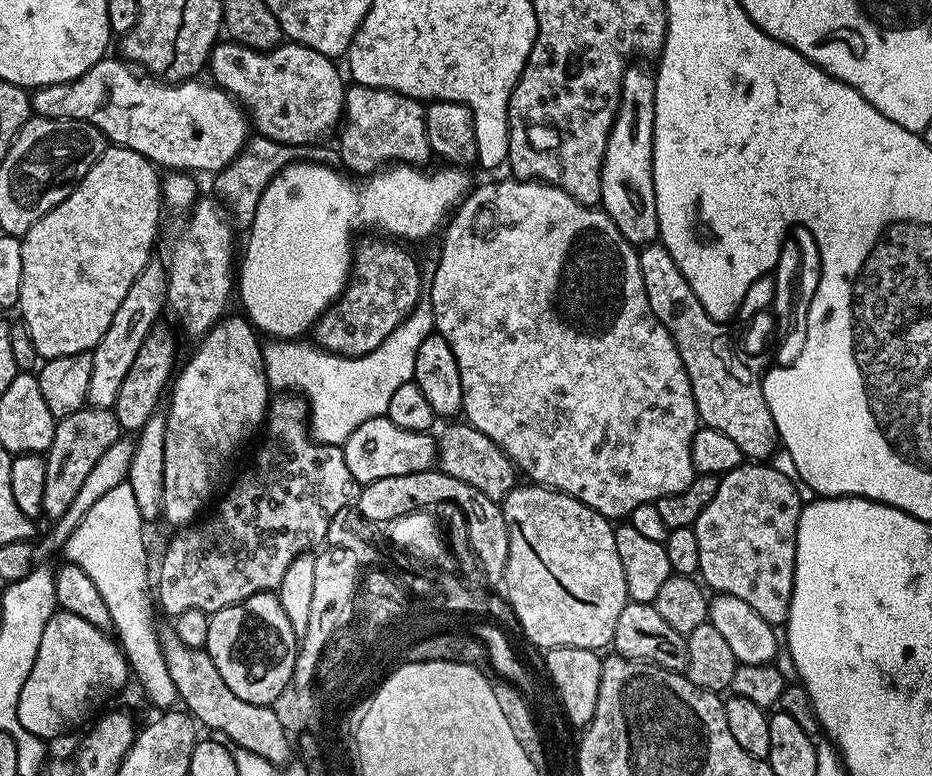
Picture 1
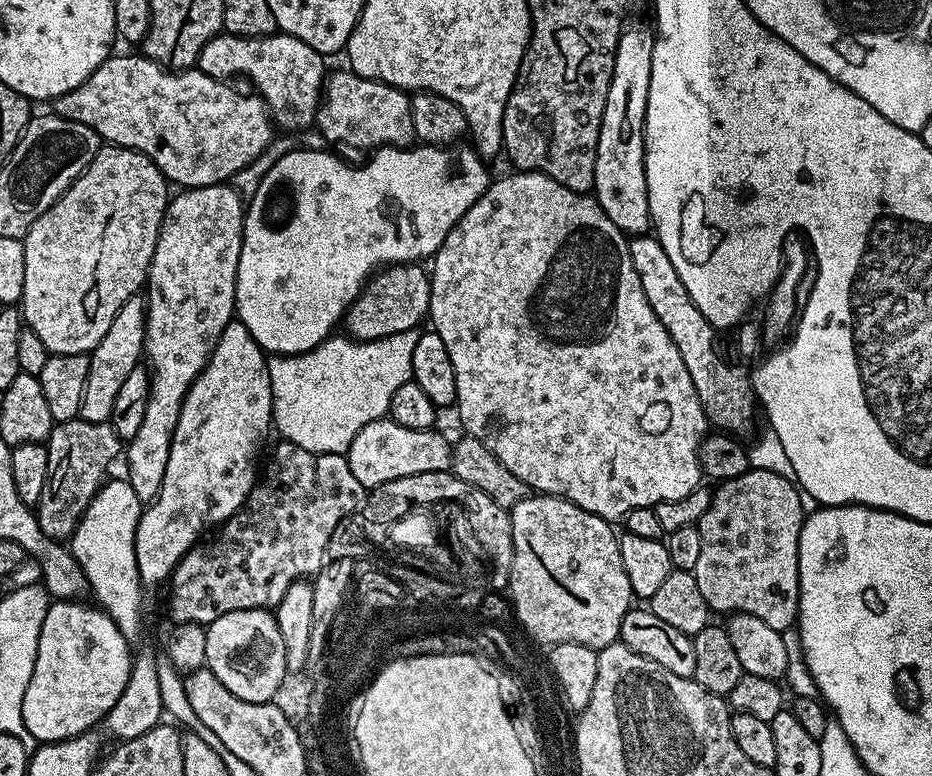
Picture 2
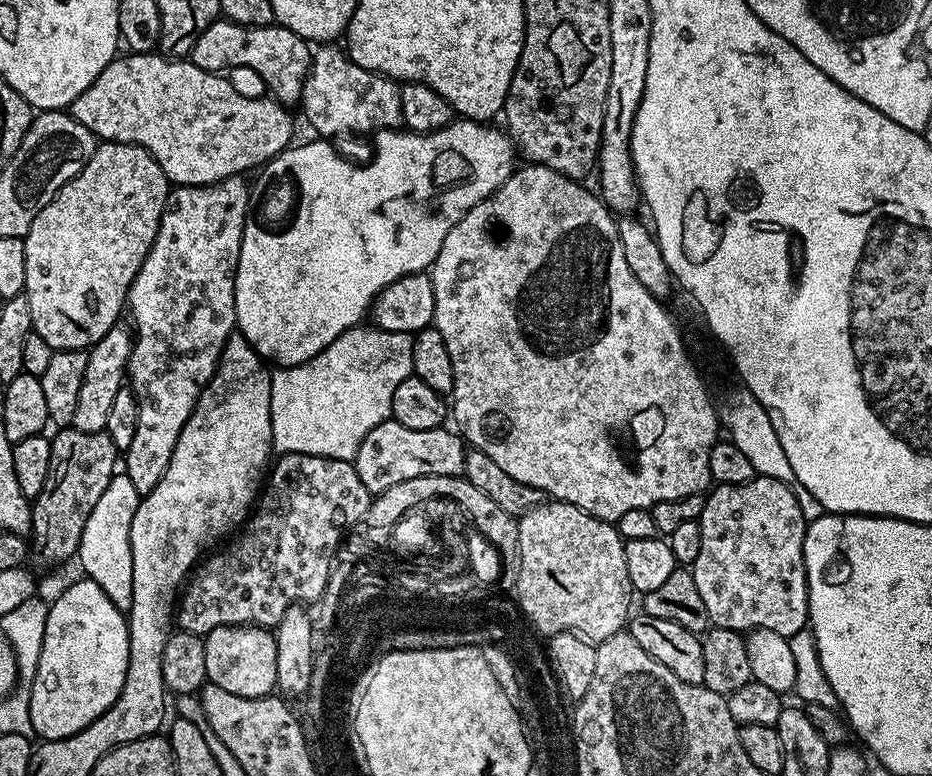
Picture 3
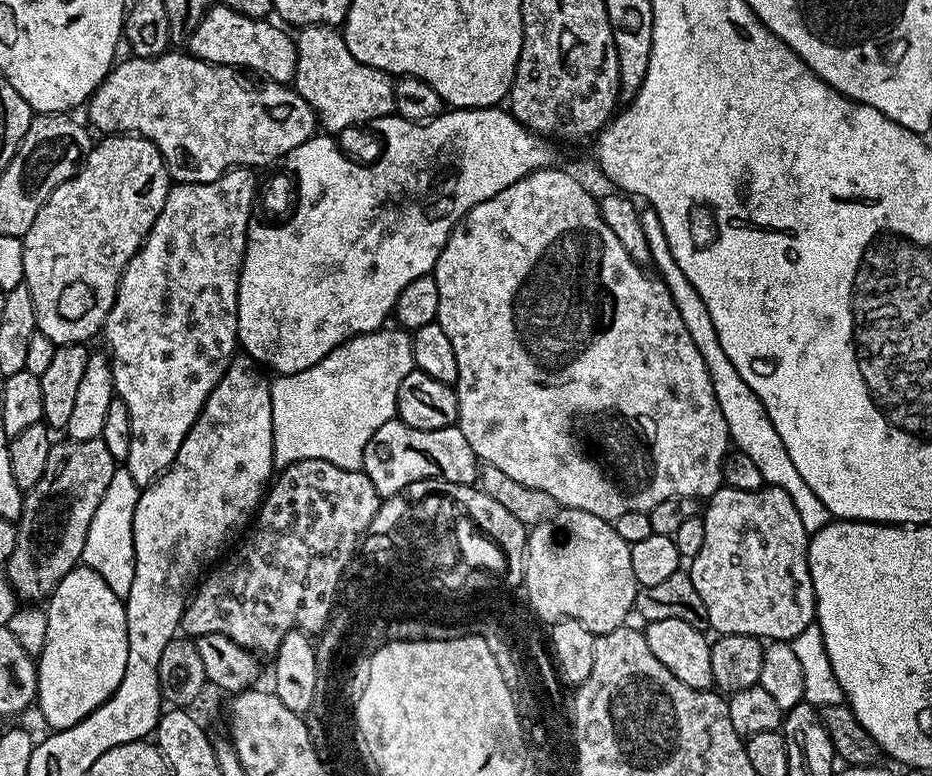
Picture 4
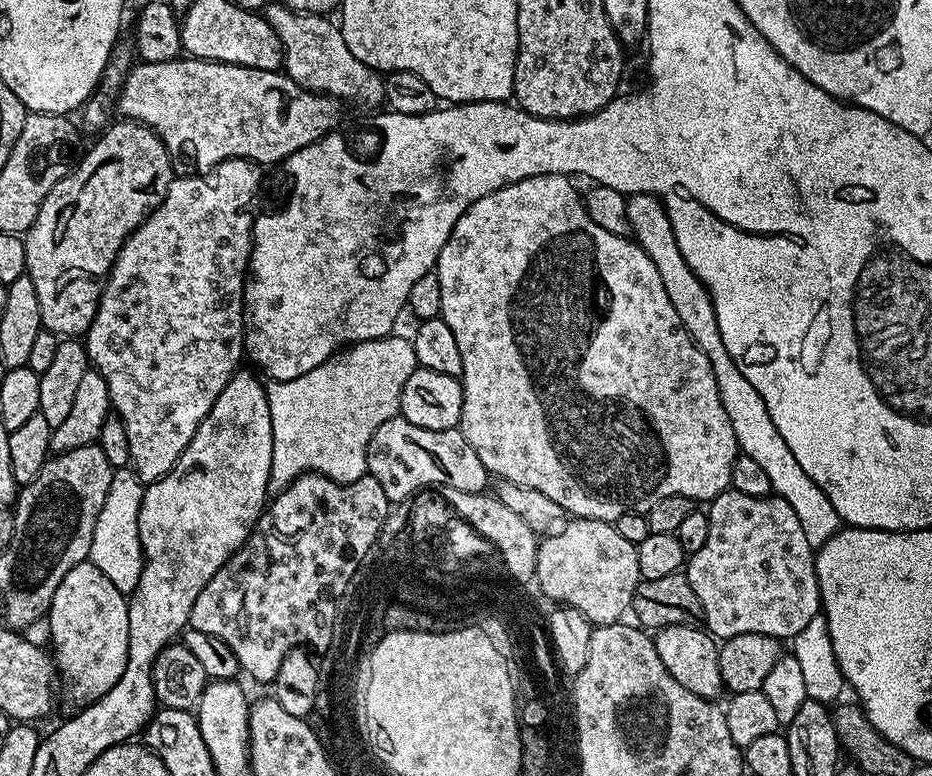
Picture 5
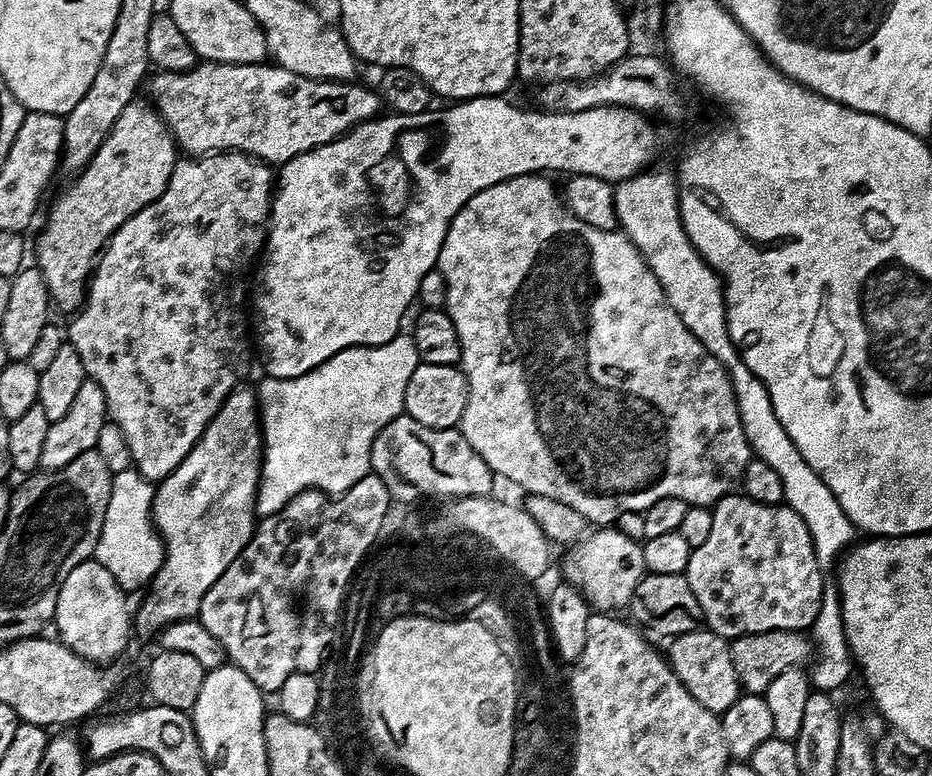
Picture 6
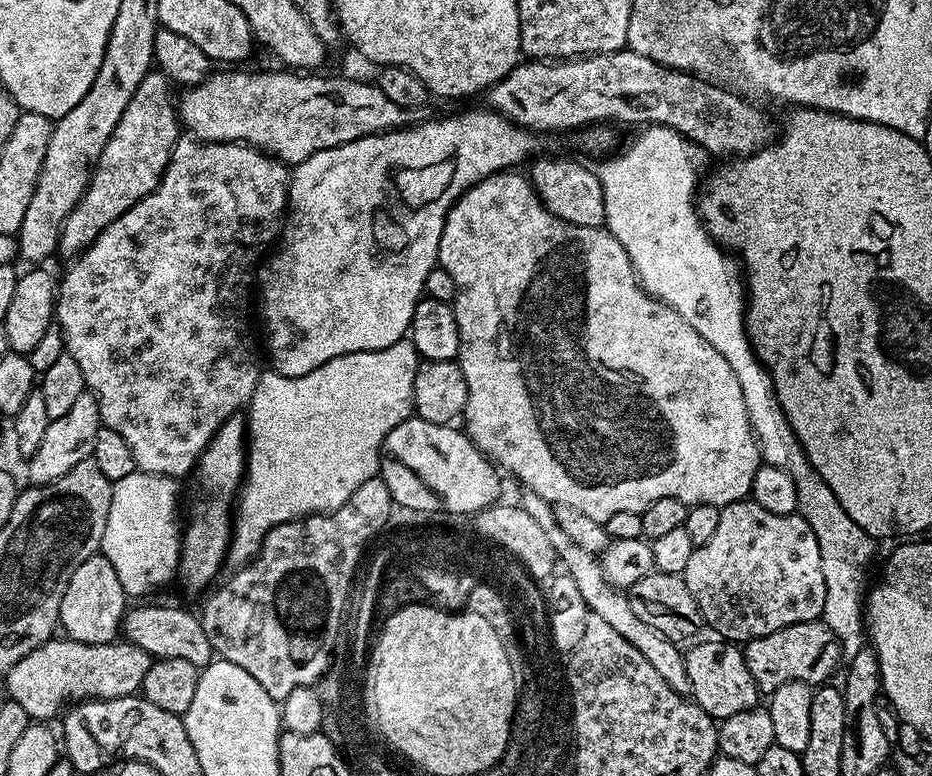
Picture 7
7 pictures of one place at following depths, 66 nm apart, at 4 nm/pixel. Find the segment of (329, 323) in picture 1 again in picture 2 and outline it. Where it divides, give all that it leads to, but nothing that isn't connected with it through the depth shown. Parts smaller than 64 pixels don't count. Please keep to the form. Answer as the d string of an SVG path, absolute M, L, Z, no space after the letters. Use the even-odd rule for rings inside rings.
M419 263L390 264L375 273L360 290L360 297L348 307L347 335L353 340L377 340L390 334L411 332L421 327L420 319L428 316L432 281Z

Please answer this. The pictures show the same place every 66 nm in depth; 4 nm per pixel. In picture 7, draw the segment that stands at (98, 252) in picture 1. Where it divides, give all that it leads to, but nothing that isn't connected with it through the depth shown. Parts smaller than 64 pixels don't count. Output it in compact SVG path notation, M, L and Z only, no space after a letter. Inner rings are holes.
M151 70L142 78L121 120L114 126L113 136L102 150L88 188L61 226L59 251L65 252L68 258L89 248L98 234L106 230L110 222L114 222L114 218L126 214L130 206L146 198L146 194L150 194L160 184L172 160L176 141L182 135L178 104L172 91L172 81L159 70Z

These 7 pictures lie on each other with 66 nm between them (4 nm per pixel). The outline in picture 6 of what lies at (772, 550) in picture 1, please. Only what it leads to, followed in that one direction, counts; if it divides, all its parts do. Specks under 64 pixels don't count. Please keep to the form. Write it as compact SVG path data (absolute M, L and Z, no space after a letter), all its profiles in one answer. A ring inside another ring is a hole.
M729 494L711 505L714 523L706 542L692 549L687 577L698 606L702 606L704 624L725 638L749 636L770 630L804 632L811 629L824 602L826 581L814 550L806 522L787 504L763 504L743 494Z

